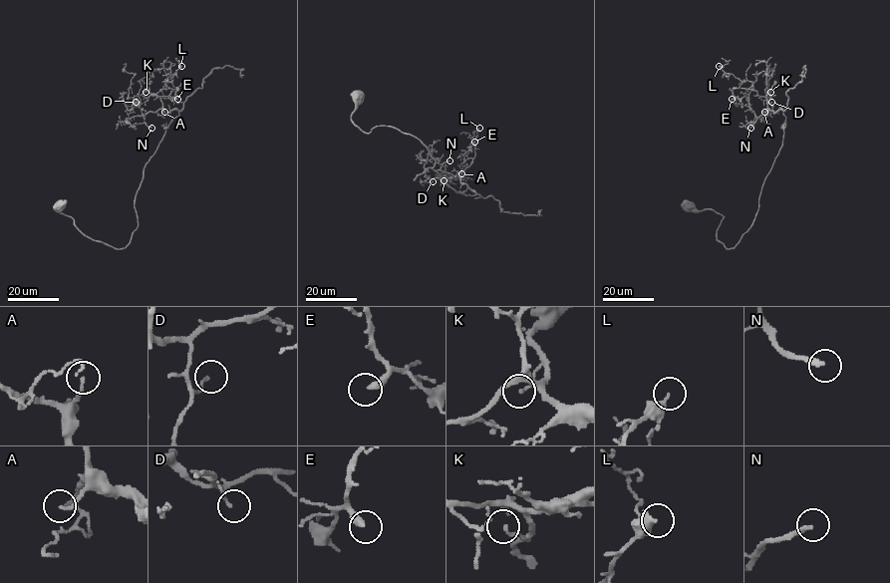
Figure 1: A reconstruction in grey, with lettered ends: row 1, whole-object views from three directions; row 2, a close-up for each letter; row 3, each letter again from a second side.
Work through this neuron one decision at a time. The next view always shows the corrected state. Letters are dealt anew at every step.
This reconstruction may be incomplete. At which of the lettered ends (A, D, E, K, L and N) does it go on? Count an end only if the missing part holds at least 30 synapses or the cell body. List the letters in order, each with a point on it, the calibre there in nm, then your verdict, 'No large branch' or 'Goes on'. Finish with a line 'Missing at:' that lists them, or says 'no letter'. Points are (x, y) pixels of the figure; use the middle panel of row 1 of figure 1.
A: Place: (461, 173). Thickness 130 nm. Goes on
D: Place: (433, 181). Thickness 130 nm. No large branch
E: Place: (474, 142). Thickness 320 nm. Goes on
K: Place: (444, 180). Thickness 120 nm. No large branch
L: Place: (479, 128). Thickness 400 nm. No large branch
N: Place: (449, 160). Thickness 200 nm. Goes on
Missing at: A, E, N

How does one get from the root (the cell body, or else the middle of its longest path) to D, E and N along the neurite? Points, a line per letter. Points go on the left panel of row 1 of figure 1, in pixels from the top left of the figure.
D: (60, 205), (91, 238), (117, 248), (130, 243), (144, 168), (179, 115), (147, 91), (136, 102)
E: (60, 205), (83, 233), (124, 248), (144, 168), (179, 115), (161, 98), (177, 88), (177, 99)
N: (60, 205), (83, 233), (124, 248), (138, 225), (144, 168), (179, 112), (148, 112), (151, 128)

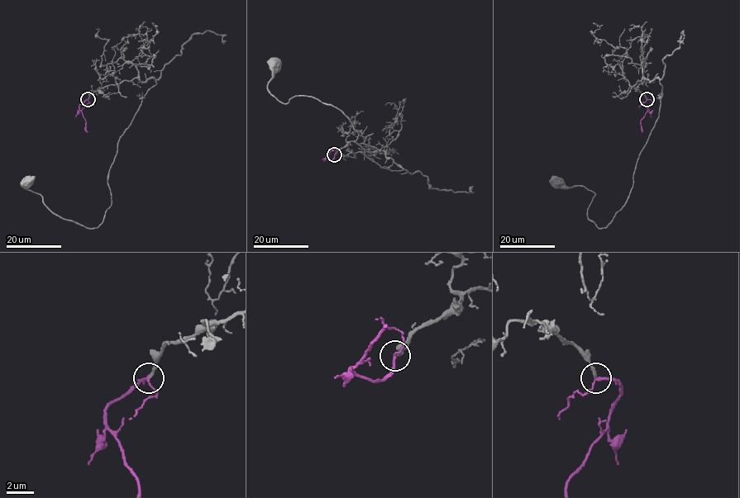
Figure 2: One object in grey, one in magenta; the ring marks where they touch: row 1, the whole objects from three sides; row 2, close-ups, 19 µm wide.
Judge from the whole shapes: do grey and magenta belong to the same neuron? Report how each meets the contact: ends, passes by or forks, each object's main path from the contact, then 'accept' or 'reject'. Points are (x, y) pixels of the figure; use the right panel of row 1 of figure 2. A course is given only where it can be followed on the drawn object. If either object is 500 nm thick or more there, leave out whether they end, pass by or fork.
grey ends; magenta passes by; course grey (646, 98), (632, 86), (657, 78), (659, 116), (626, 203), (605, 227), (588, 218), (594, 192), (556, 182); course magenta (646, 99), (651, 103), (641, 121), (642, 132); accept

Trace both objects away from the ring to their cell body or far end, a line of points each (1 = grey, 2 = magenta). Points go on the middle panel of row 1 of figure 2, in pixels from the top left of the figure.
1: (334, 155), (365, 144), (403, 168), (366, 156), (335, 106), (307, 96), (280, 102), (268, 88), (274, 64)
2: (334, 155), (331, 160), (326, 158), (333, 150)

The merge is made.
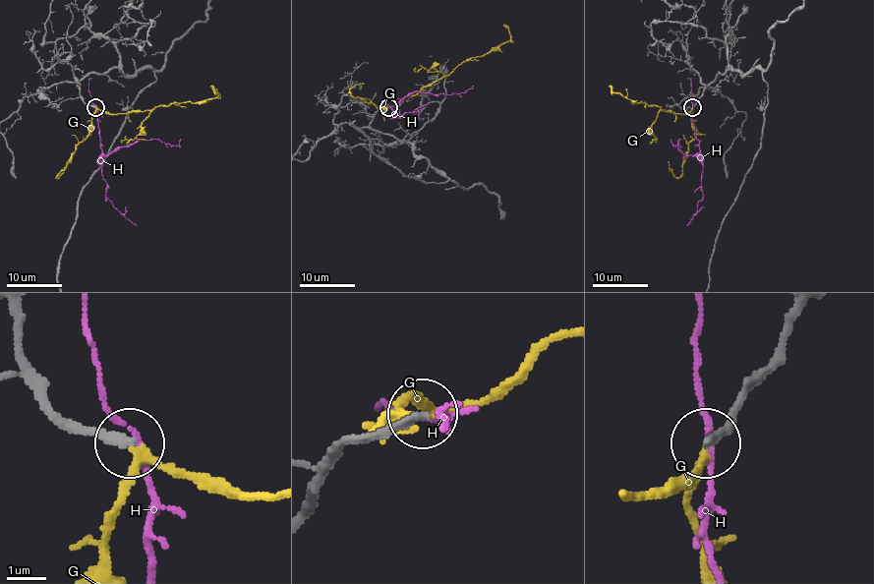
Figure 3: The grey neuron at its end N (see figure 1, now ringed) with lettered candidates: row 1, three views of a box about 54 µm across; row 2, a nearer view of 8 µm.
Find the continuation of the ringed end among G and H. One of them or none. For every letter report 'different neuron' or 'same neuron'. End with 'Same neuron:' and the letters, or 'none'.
G: same neuron
H: different neuron
Same neuron: G

